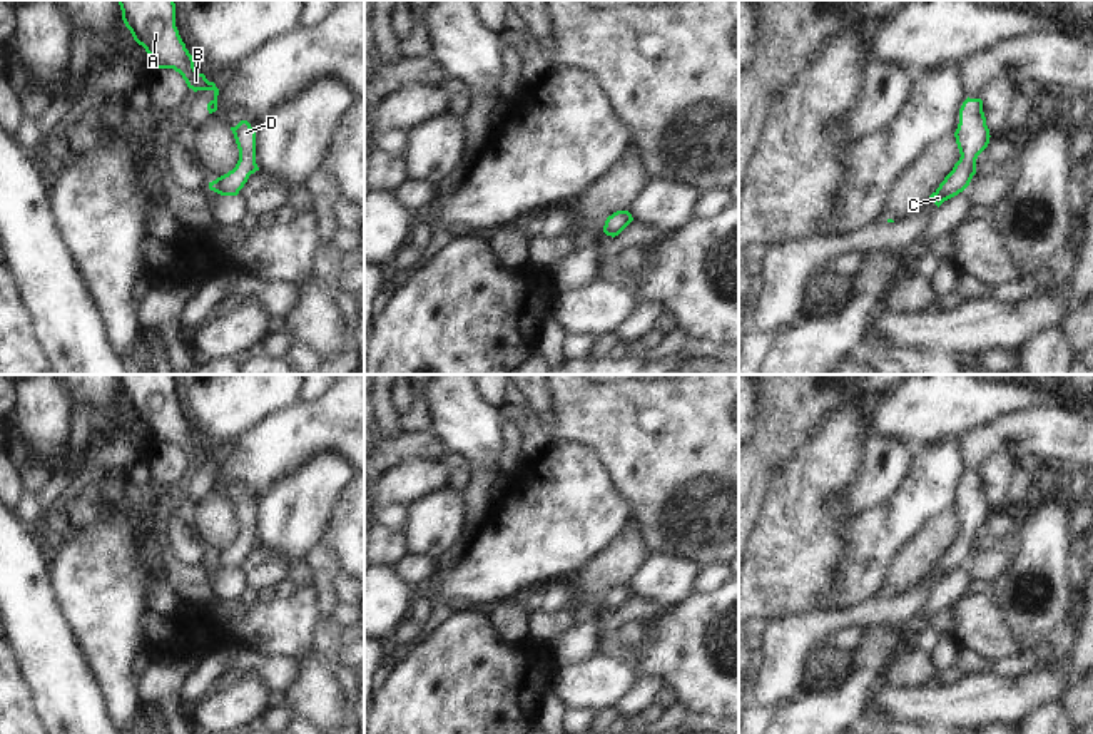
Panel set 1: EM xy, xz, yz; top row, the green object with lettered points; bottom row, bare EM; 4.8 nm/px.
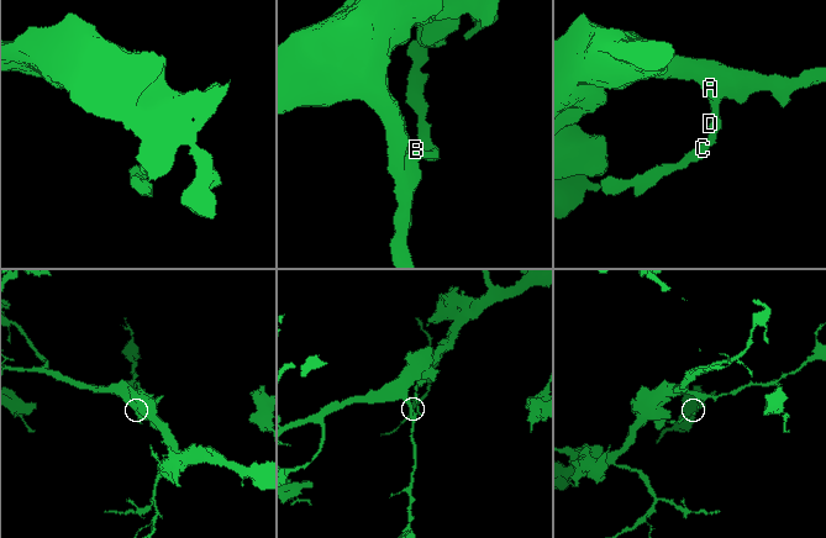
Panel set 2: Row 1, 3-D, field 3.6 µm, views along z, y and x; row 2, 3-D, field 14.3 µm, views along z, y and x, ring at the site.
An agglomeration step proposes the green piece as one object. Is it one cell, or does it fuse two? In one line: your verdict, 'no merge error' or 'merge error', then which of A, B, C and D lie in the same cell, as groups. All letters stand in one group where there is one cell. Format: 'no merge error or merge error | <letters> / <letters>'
no merge error | A B C D

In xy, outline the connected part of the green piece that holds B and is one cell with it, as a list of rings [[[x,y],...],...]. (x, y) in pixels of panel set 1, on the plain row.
[[[119,375],[119,380],[125,401],[149,428],[152,443],[174,443],[194,466],[212,465],[214,473],[207,485],[216,487],[219,463],[196,445],[194,433],[175,401],[174,375]]]

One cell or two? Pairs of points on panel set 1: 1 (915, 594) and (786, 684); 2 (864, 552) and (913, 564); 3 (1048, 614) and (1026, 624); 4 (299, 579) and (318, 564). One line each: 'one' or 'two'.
1: one
2: two
3: one
4: two

